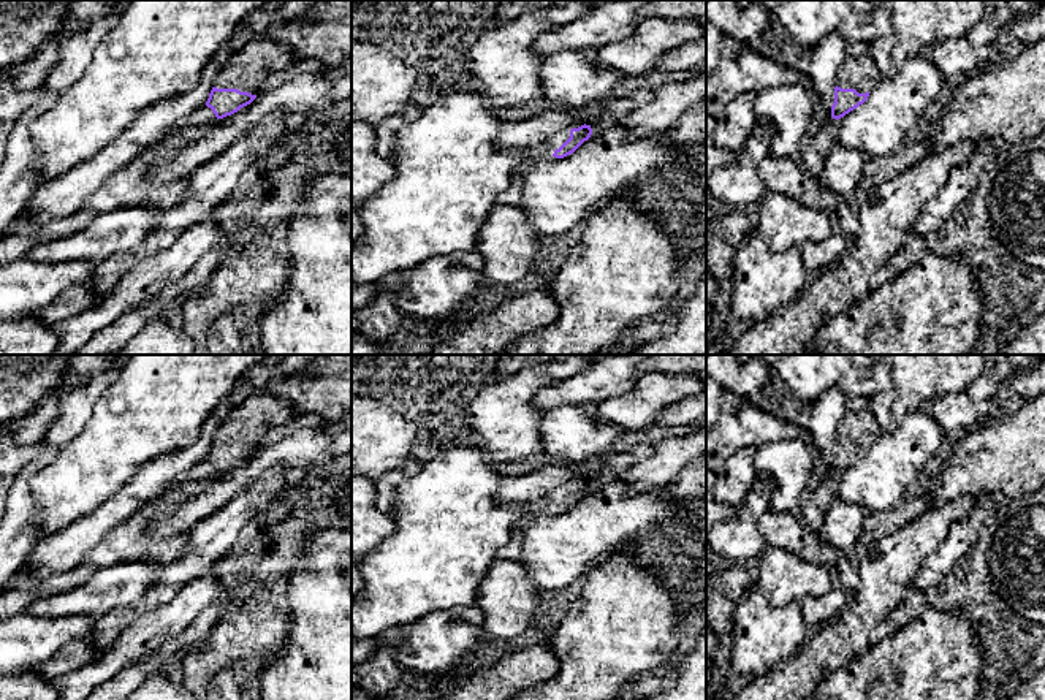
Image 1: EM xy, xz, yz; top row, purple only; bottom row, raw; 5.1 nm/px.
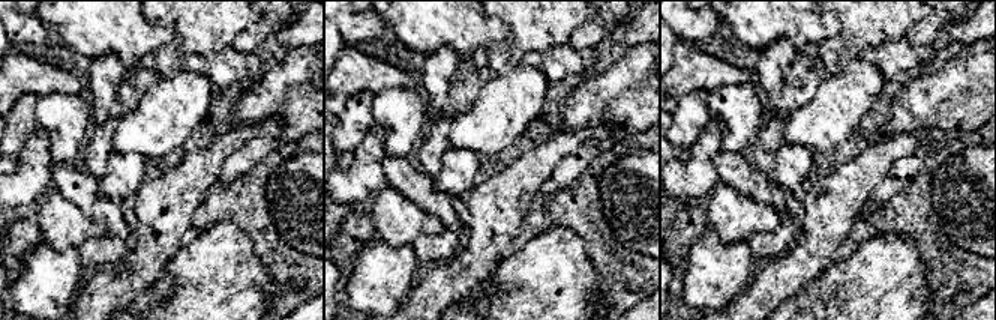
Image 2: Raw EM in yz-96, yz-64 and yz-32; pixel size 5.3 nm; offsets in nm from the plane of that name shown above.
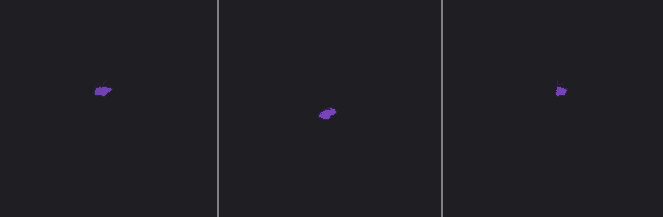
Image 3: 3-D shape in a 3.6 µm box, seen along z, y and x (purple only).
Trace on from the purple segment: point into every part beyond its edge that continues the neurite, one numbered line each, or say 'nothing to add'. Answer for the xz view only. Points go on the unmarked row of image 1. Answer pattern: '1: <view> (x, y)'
1: xz (554, 496)

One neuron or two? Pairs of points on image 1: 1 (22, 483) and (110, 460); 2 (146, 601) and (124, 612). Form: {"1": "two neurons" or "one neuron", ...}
{"1": "two neurons", "2": "one neuron"}

